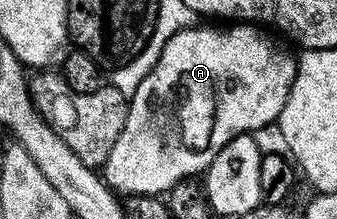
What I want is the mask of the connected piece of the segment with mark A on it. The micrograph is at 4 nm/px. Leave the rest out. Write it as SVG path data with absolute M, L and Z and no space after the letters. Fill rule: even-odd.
M234 22L229 26L222 26L222 29L201 28L201 26L181 28L179 32L172 34L172 38L168 38L168 42L158 59L158 65L144 78L144 82L140 82L140 86L136 86L136 94L129 97L126 125L120 134L120 138L116 138L116 146L112 146L112 154L108 154L106 159L104 180L115 193L123 194L122 192L126 192L127 197L158 196L159 194L169 193L170 189L182 180L205 173L219 150L228 142L232 142L232 138L252 134L256 130L260 130L260 126L268 126L277 121L279 114L284 110L284 102L288 98L292 82L296 78L298 62L293 55L290 57L284 49L277 48L262 32L265 31L261 27L249 22Z

